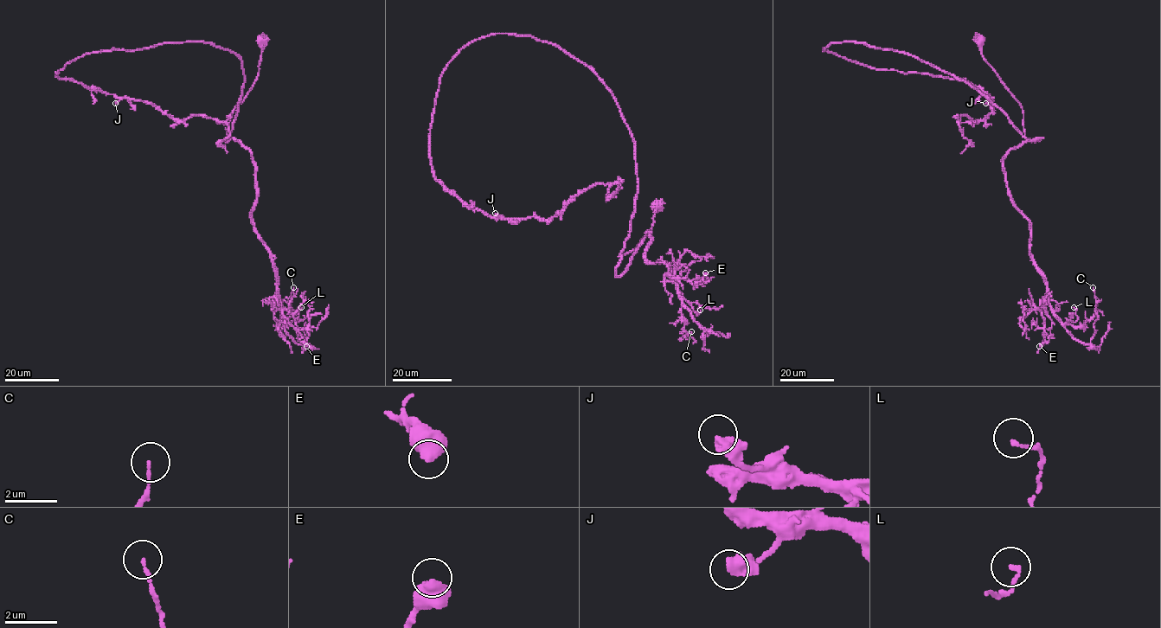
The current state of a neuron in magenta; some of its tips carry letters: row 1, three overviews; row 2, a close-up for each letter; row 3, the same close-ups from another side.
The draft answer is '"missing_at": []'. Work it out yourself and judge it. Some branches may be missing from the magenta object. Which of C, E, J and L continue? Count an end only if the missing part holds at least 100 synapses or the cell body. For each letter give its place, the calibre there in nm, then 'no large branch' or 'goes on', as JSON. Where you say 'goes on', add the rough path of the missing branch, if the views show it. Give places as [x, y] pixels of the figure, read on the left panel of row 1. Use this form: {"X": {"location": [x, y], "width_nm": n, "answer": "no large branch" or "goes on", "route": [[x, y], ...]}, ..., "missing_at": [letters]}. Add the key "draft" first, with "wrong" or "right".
{"draft": "right", "C": {"location": [293, 287], "width_nm": 100, "answer": "no large branch"}, "E": {"location": [306, 346], "width_nm": 550, "answer": "no large branch"}, "J": {"location": [115, 103], "width_nm": 340, "answer": "no large branch"}, "L": {"location": [301, 307], "width_nm": 140, "answer": "no large branch"}, "missing_at": []}

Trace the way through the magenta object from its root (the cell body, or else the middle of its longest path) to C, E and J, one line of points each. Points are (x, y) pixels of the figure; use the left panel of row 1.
C: (261, 39), (258, 77), (224, 139), (236, 139), (253, 159), (252, 221), (273, 266), (285, 326), (293, 287)
E: (261, 39), (258, 77), (224, 139), (251, 153), (253, 227), (273, 266), (276, 301), (306, 346)
J: (261, 39), (258, 77), (228, 137), (242, 61), (208, 43), (87, 52), (56, 73), (115, 103)

